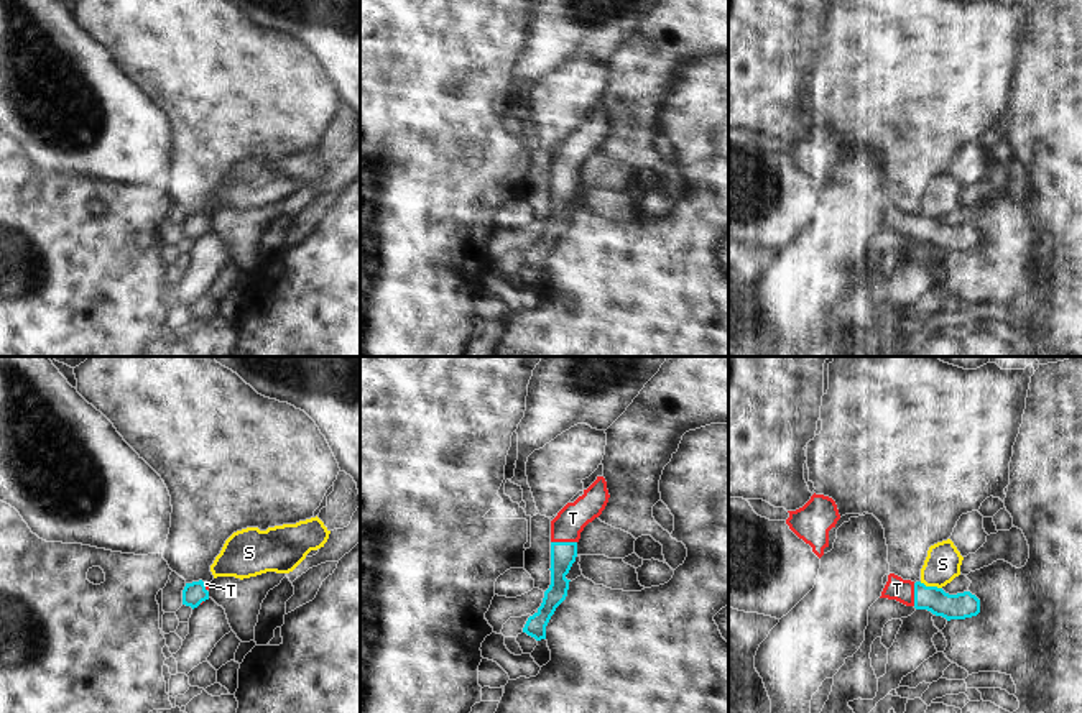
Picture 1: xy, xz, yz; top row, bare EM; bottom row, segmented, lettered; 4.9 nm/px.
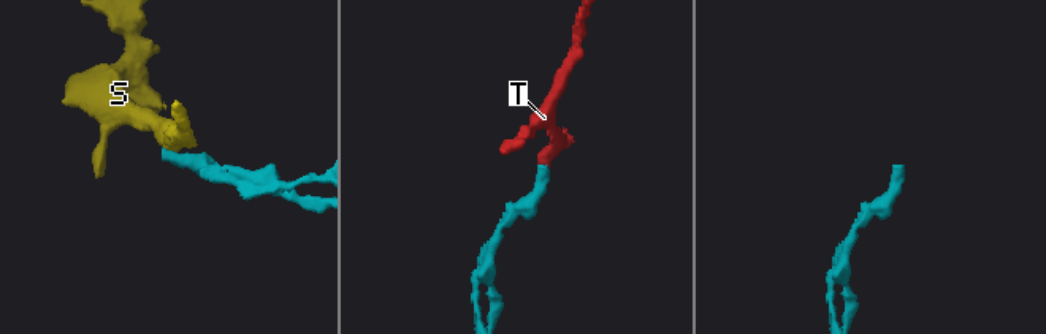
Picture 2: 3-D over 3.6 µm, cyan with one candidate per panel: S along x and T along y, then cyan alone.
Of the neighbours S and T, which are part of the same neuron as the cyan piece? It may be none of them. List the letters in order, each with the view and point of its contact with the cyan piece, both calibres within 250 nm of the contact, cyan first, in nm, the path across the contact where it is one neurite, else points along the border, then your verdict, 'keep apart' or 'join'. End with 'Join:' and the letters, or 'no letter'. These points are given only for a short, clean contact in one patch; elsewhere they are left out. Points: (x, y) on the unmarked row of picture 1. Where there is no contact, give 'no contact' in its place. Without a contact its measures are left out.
S: yz (931, 219) | 130/180 nm | along yz (920, 214), (941, 220) | keep apart
T: xz (564, 174) | 130/150 nm | across xz (563, 186), (564, 174), (564, 163), (573, 150) | join
Join: T

